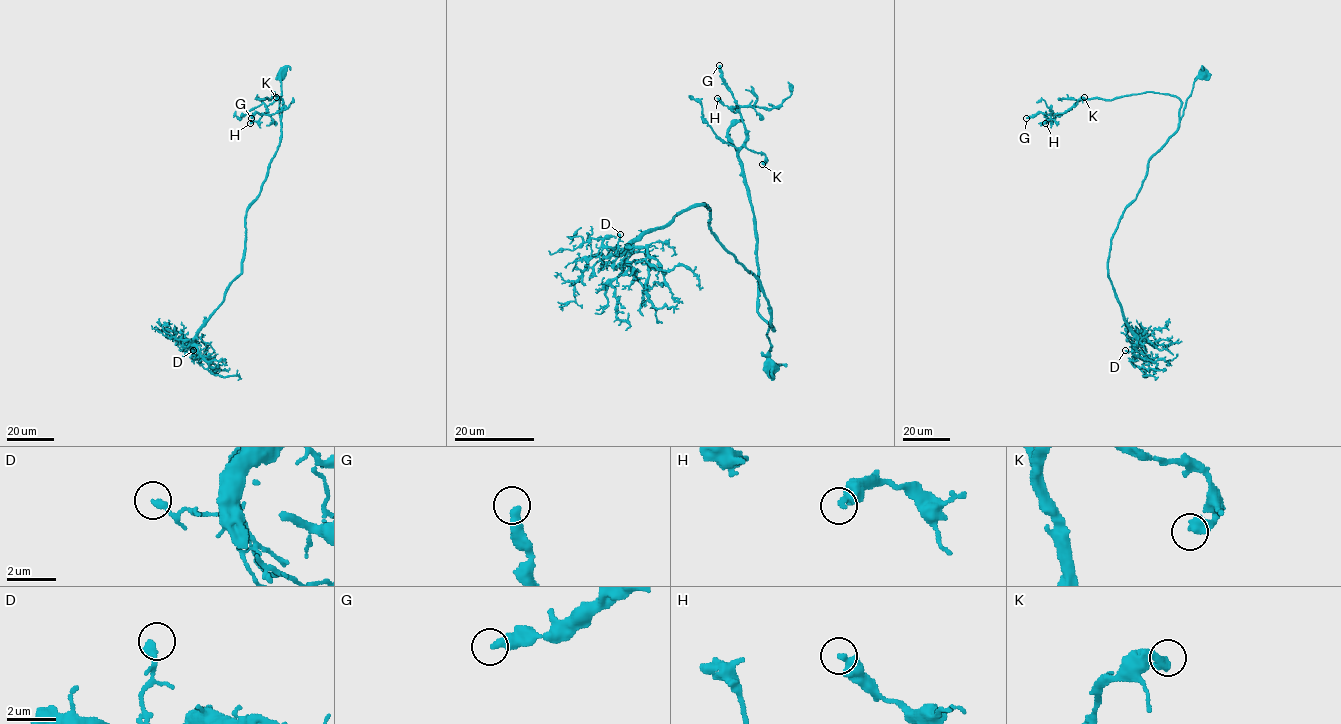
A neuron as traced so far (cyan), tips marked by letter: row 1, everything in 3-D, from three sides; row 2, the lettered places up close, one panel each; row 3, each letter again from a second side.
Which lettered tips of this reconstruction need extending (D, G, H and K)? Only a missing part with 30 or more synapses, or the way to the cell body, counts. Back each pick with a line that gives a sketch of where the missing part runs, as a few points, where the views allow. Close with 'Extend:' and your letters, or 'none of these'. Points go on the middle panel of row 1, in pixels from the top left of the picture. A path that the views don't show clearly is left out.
Extend: none of these

